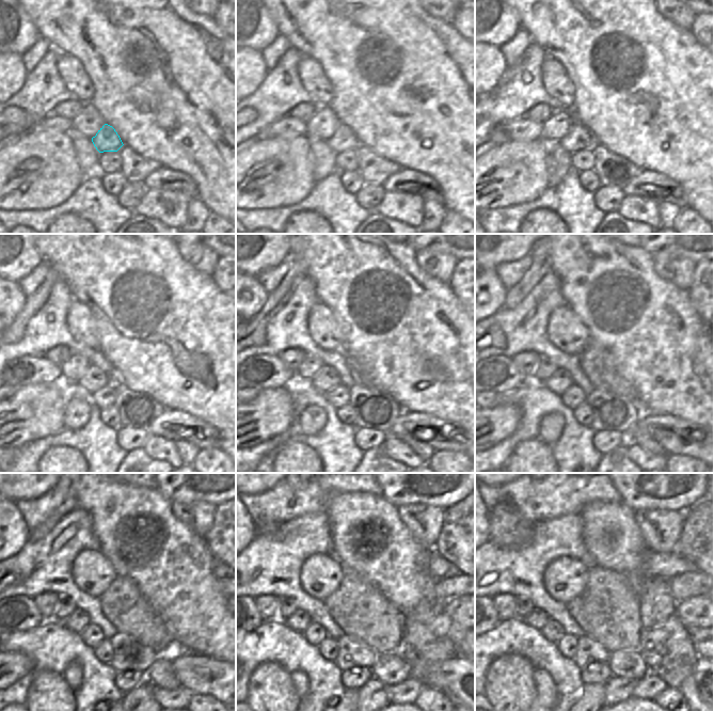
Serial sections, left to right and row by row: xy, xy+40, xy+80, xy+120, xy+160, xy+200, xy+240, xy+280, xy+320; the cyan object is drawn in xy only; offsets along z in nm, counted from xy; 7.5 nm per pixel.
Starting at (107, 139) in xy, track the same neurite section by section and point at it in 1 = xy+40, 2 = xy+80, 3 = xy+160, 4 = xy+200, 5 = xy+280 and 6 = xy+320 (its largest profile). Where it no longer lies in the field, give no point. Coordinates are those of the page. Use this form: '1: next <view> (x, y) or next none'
1: next xy+40 (343, 139)
2: next xy+80 (578, 137)
3: next xy+160 (326, 378)
4: next xy+200 (561, 380)
5: next xy+280 (299, 620)
6: next xy+320 (537, 619)

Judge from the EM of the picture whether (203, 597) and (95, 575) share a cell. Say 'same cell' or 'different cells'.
different cells

